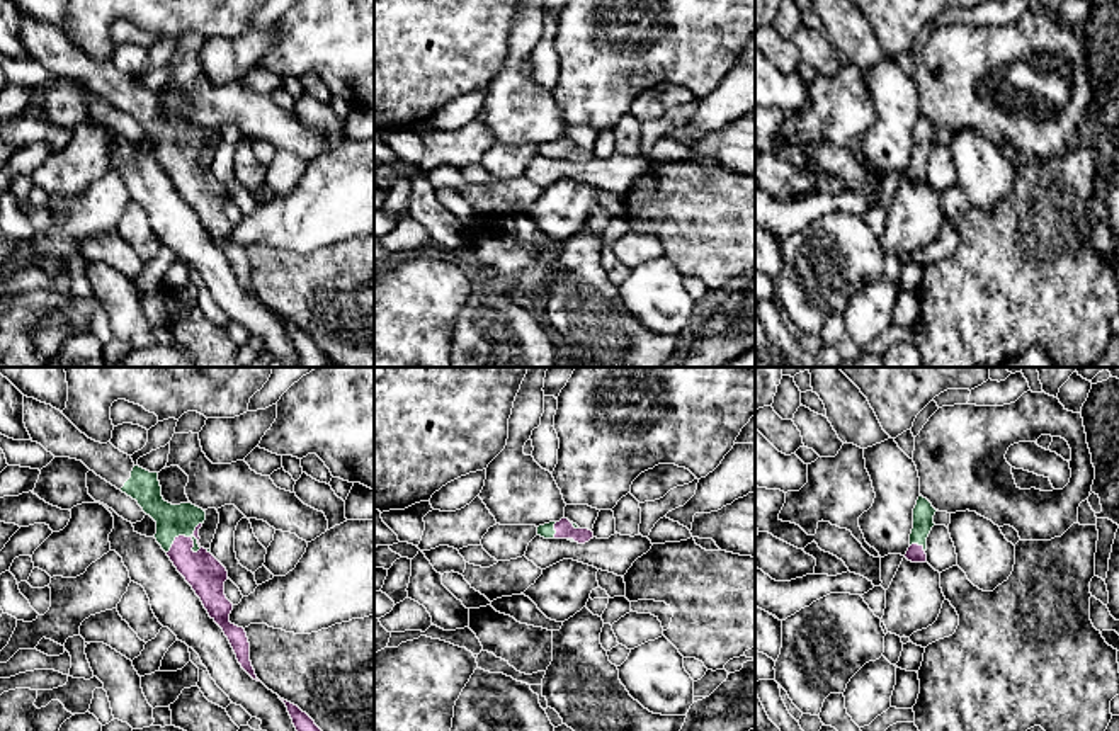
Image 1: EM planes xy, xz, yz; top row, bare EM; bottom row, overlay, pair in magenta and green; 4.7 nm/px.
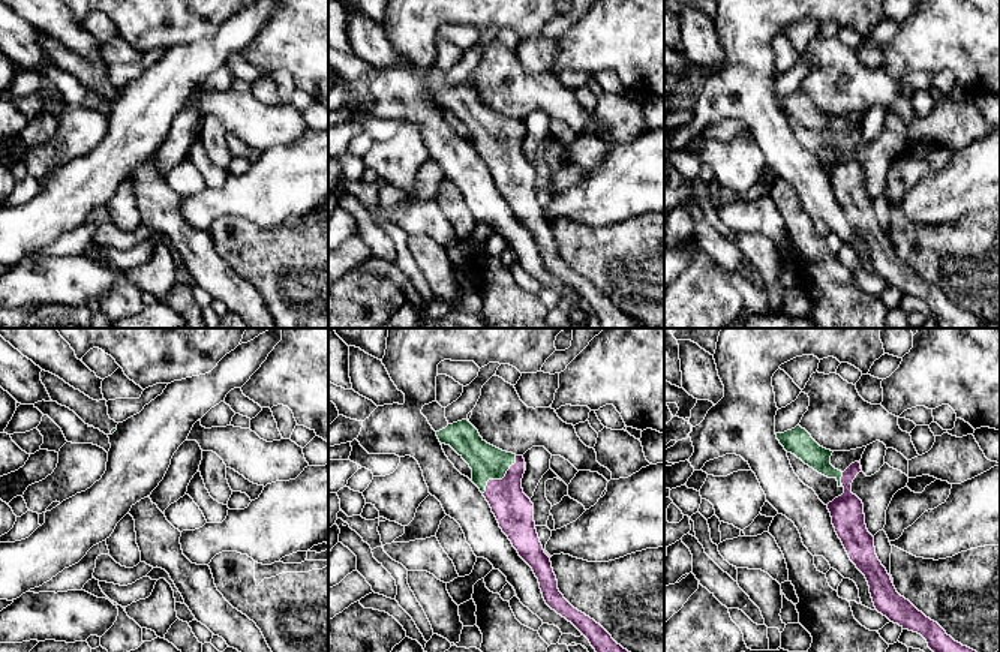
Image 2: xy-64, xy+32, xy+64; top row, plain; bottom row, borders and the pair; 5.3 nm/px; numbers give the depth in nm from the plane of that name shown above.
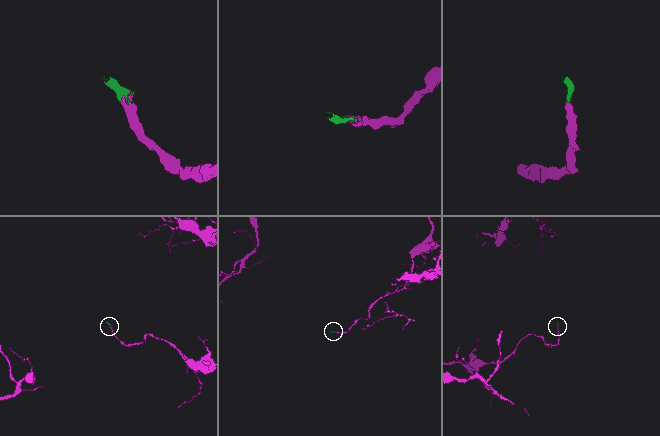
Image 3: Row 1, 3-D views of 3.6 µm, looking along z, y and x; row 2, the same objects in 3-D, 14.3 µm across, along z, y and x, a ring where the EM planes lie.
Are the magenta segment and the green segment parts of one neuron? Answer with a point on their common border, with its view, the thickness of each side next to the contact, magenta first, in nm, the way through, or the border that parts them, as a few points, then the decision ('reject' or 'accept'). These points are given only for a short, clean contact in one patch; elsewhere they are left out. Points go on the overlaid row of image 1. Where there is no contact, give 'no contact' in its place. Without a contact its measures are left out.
xy (182, 536) | 180/160 nm | across xy (203, 572), (184, 551), (182, 536), (172, 521) | accept

